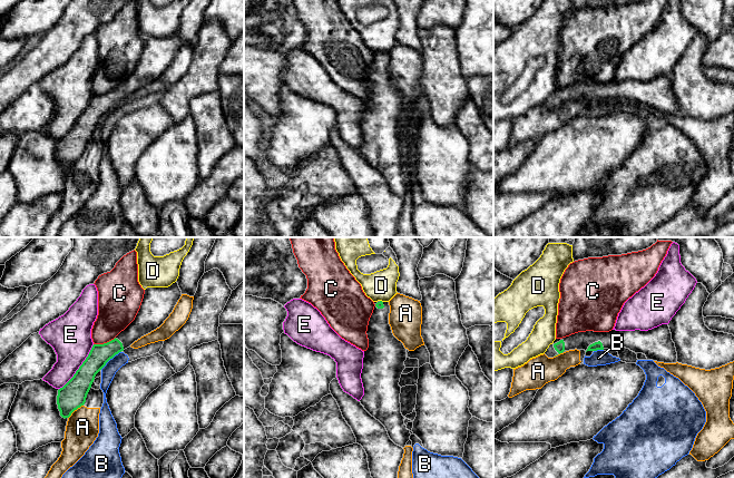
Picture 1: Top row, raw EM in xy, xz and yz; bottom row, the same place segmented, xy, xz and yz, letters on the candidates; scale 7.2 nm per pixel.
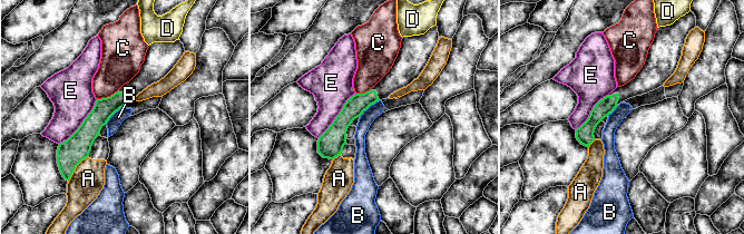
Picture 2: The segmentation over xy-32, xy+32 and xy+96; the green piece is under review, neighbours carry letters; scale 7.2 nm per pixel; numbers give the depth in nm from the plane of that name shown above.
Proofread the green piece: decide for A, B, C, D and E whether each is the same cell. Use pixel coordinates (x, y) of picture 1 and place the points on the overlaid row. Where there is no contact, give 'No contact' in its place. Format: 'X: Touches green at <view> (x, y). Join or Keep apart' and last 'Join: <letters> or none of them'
A: Touches green at xy (75, 409). Keep apart
B: Touches green at xy (110, 358). Keep apart
C: Touches green at xy (104, 343). Keep apart
D: Touches green at xz (381, 301). Keep apart
E: Touches green at xy (79, 367). Keep apart
Join: none of them

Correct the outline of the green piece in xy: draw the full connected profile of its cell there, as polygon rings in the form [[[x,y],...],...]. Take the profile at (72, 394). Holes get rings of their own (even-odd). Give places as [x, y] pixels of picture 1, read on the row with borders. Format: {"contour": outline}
{"contour": [[[177,281],[168,287],[147,287],[135,320],[114,340],[94,344],[74,377],[58,390],[57,404],[62,418],[85,404],[96,374],[116,354],[135,341],[159,328],[182,296]]]}

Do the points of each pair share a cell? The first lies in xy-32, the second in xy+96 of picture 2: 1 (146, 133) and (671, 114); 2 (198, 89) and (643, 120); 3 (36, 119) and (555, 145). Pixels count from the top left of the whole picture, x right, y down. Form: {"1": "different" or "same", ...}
{"1": "same", "2": "different", "3": "different"}

